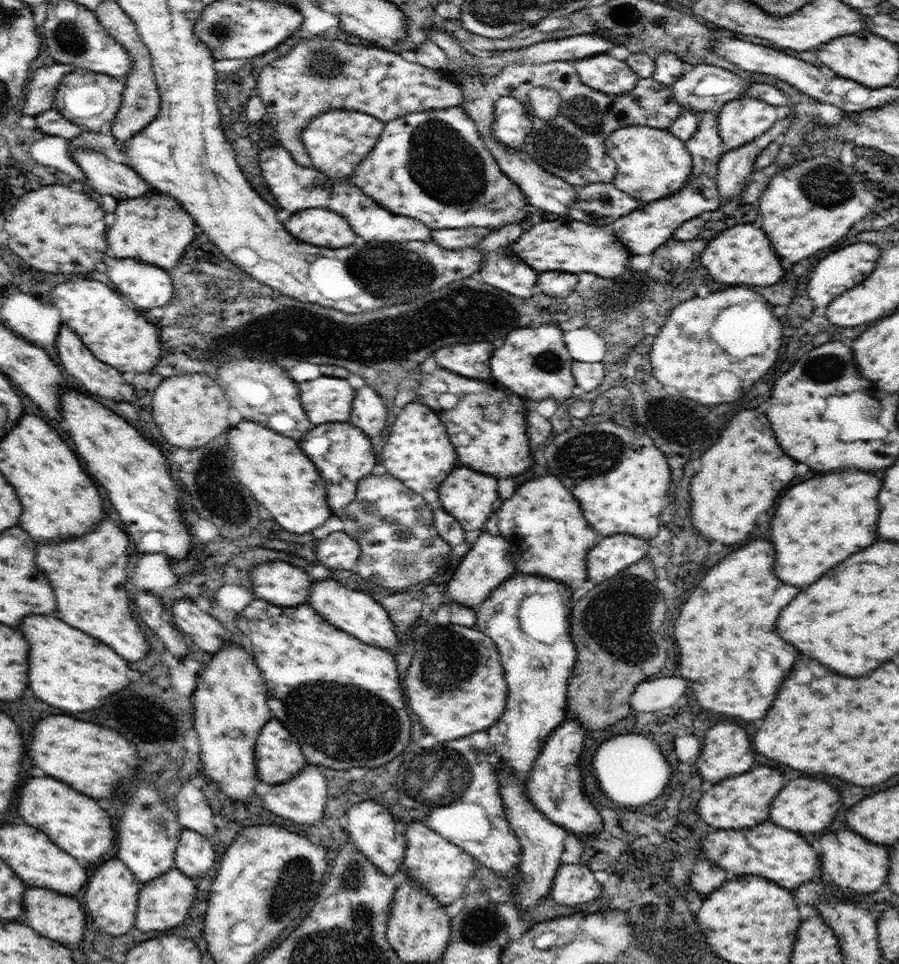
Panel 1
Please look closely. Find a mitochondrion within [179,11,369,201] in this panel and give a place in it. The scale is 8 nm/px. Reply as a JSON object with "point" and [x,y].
{"point":[322,61]}

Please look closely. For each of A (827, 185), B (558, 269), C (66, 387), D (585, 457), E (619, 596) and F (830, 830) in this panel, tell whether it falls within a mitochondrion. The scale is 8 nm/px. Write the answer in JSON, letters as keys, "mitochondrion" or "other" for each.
{"A":"mitochondrion","B":"other","C":"other","D":"mitochondrion","E":"mitochondrion","F":"other"}

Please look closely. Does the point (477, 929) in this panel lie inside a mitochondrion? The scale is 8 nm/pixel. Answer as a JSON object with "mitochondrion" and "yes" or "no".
{"mitochondrion":"yes"}

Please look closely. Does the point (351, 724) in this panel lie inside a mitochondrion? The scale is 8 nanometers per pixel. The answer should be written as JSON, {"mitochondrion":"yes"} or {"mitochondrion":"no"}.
{"mitochondrion":"yes"}

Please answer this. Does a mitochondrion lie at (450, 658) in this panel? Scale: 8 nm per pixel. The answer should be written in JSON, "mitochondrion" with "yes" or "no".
{"mitochondrion":"yes"}

